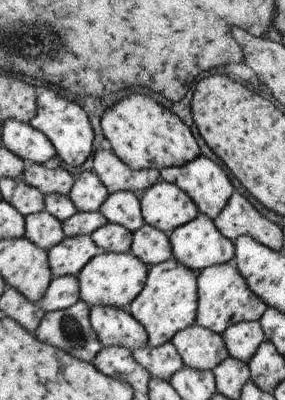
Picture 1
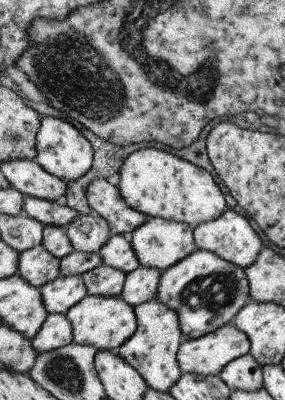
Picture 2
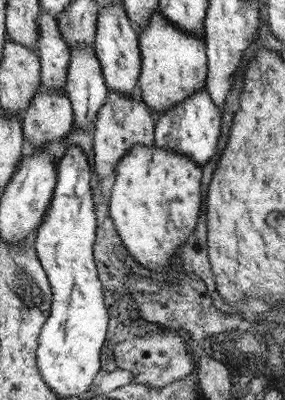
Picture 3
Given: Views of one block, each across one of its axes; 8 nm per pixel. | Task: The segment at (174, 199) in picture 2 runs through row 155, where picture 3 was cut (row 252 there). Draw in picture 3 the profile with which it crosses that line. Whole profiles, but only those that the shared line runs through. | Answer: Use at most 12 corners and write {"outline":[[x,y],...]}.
{"outline":[[135,144],[109,218],[131,256],[169,278],[195,226],[201,166]]}

